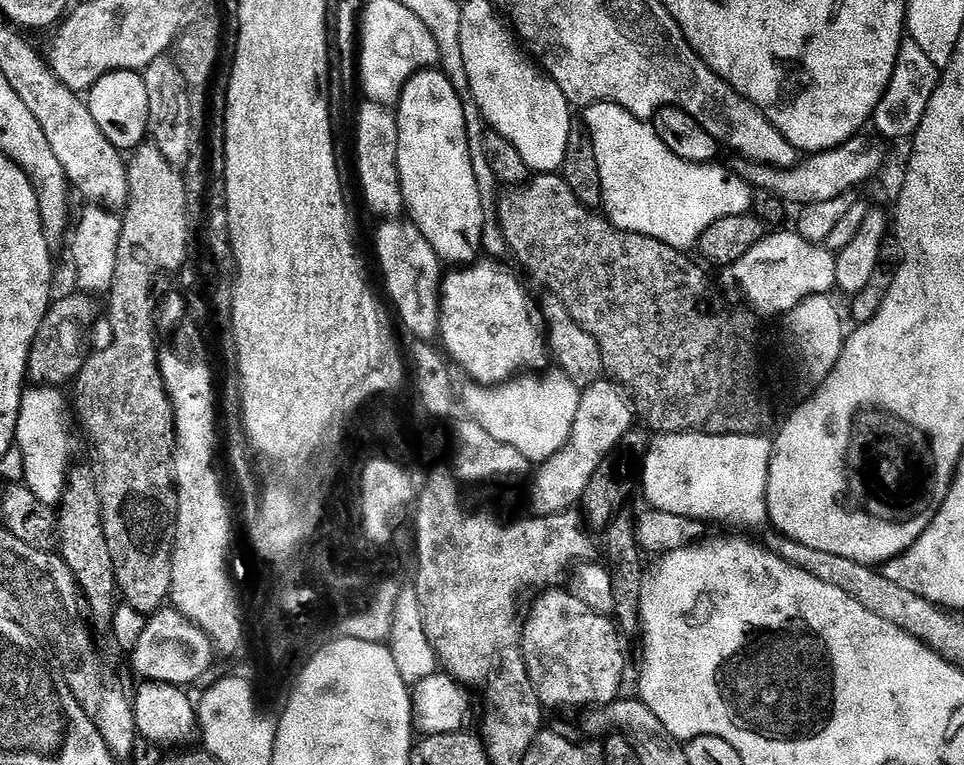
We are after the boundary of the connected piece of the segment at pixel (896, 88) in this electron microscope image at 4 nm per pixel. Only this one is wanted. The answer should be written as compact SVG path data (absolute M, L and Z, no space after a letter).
M910 38L901 40L894 74L878 102L871 123L876 124L877 130L888 140L906 139L907 141L915 137L918 126L930 106L930 98L940 82L941 75L941 69L936 68L934 62L926 58L926 54L922 54L922 46L918 46L918 42Z

